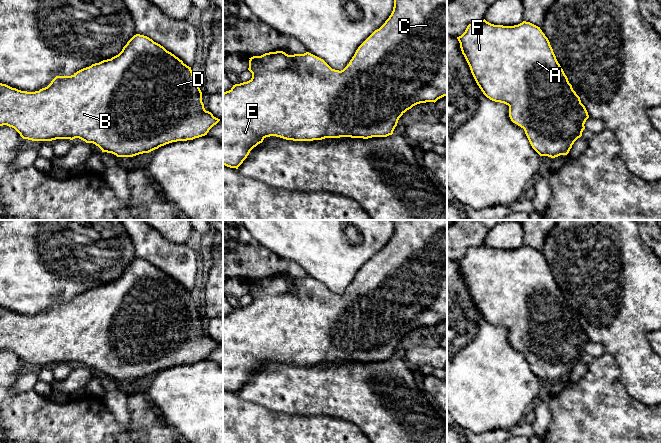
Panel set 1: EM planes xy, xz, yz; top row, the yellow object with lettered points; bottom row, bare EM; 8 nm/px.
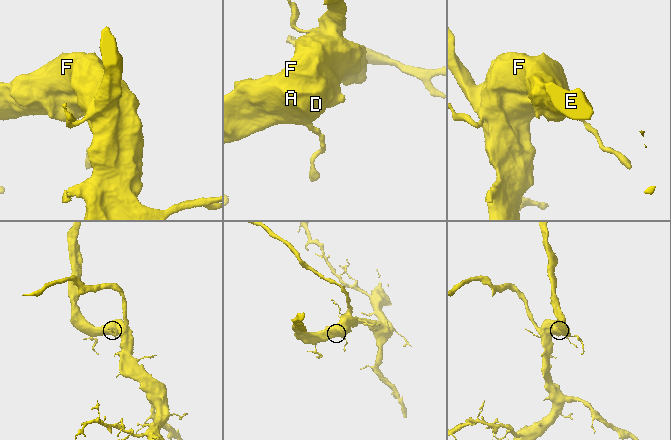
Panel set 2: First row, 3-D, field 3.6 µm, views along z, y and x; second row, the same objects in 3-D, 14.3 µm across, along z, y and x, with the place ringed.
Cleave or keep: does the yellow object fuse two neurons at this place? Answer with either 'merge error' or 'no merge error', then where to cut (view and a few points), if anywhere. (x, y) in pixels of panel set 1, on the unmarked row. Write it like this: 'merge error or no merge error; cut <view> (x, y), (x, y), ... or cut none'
no merge error; cut none

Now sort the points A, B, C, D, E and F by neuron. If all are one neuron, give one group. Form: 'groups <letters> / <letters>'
groups A B C D E F

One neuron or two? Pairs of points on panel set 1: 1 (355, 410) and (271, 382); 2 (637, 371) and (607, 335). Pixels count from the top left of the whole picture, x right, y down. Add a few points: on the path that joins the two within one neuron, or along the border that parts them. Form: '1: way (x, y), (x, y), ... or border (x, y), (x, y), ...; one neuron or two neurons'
1: way (334, 391), (292, 389); one neuron
2: way (634, 362), (616, 344); one neuron

